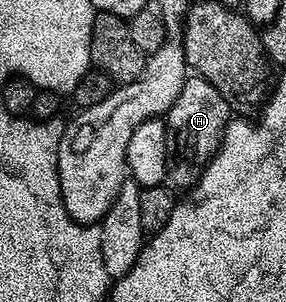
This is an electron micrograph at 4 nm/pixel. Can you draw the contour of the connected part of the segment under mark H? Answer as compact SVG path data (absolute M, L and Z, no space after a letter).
M198 74L188 75L177 102L168 110L165 117L167 126L167 180L175 190L190 190L199 181L207 163L217 154L223 135L232 119L232 105L216 88Z

